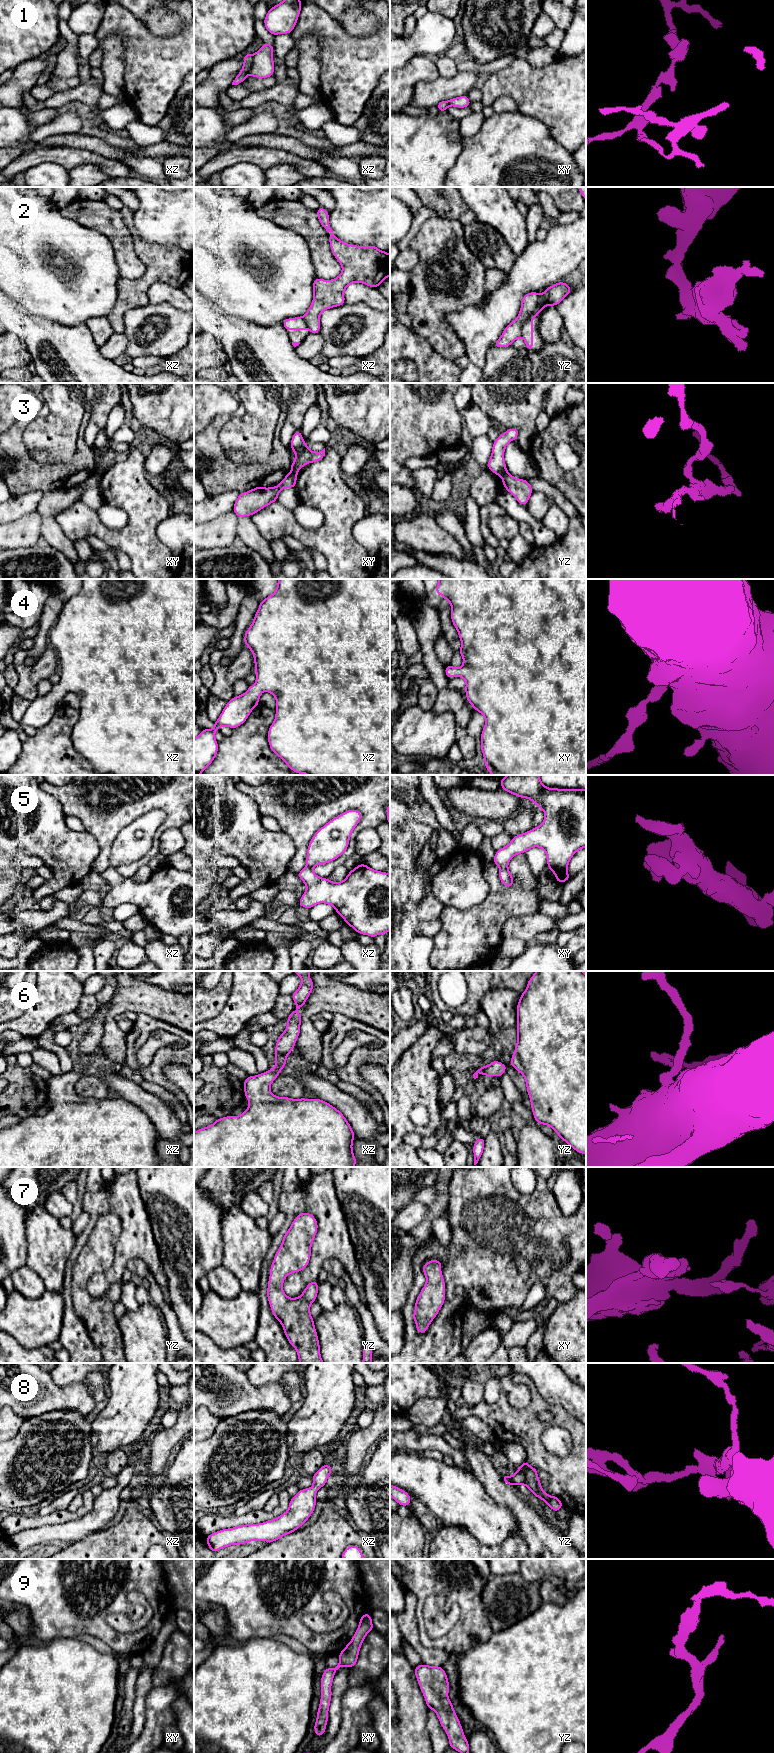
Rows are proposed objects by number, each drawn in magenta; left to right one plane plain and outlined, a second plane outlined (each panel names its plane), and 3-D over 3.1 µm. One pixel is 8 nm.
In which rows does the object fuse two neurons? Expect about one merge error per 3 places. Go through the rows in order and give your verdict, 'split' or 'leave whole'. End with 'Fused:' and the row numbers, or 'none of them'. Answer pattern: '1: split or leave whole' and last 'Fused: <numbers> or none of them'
1: split
2: split
3: split
4: leave whole
5: leave whole
6: leave whole
7: leave whole
8: leave whole
9: leave whole
Fused: 1, 2, 3

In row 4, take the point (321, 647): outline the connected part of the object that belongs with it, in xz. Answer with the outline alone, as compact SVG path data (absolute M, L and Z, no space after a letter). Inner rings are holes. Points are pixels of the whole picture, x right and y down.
M278 579L275 592L260 602L253 622L245 632L244 644L254 656L256 682L254 685L250 685L245 693L240 696L234 696L227 702L219 718L214 722L213 729L202 729L201 733L194 738L194 775L200 775L213 762L218 753L218 742L215 739L215 732L222 726L234 729L245 723L252 710L259 705L259 698L263 691L271 693L276 699L275 720L269 727L267 737L270 749L293 772L308 775L390 775L390 579Z

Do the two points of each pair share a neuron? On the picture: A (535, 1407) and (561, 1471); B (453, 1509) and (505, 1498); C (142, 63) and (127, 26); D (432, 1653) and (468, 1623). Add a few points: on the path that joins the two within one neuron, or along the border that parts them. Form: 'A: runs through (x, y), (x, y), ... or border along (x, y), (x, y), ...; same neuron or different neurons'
A: runs through (532, 1423), (532, 1443), (545, 1457); same neuron
B: border along (480, 1481), (485, 1491), (513, 1514); different neurons
C: runs through (142, 54), (142, 45), (136, 39), (136, 35); same neuron
D: border along (418, 1635), (425, 1646), (439, 1648), (449, 1654); different neurons

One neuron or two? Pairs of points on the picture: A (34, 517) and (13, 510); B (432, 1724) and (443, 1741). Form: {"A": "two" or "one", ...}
{"A": "two", "B": "one"}

